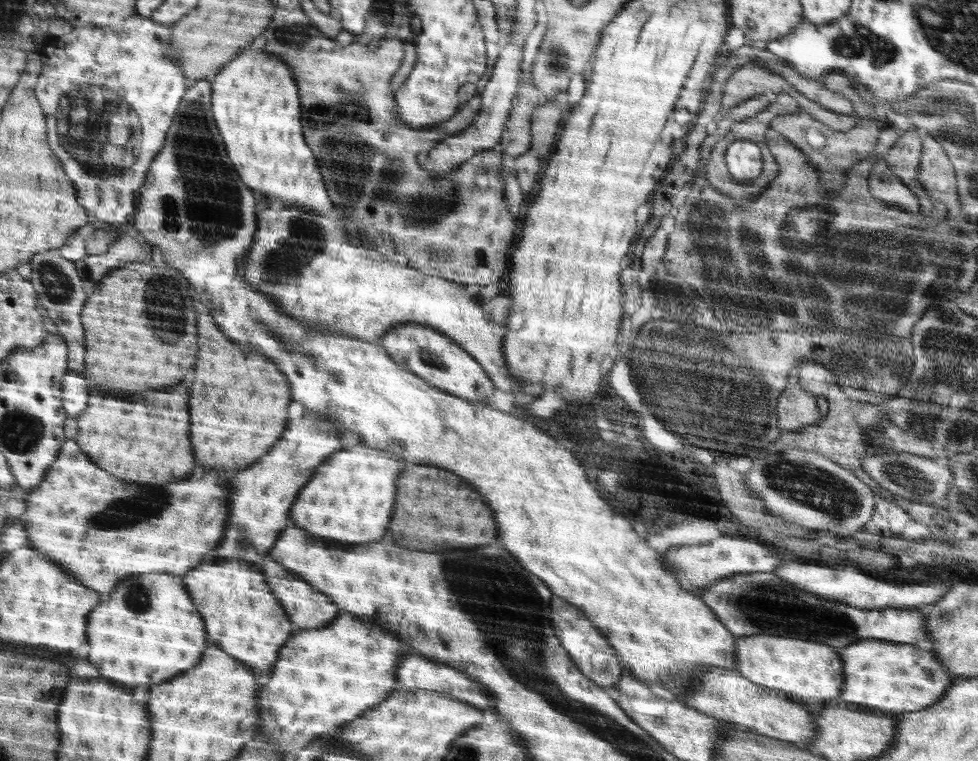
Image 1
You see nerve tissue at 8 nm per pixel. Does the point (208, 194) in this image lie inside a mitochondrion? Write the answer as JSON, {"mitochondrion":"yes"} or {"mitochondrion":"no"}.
{"mitochondrion":"yes"}

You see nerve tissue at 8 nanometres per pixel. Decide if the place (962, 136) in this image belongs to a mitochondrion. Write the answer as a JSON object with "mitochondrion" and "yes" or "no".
{"mitochondrion":"yes"}

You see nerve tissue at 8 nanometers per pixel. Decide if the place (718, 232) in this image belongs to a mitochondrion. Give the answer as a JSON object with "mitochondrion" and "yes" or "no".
{"mitochondrion":"yes"}

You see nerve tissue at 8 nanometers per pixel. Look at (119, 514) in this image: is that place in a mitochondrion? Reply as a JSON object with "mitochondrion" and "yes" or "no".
{"mitochondrion":"yes"}

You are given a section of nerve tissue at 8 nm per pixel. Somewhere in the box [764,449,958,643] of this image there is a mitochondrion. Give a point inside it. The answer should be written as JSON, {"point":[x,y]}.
{"point":[898,471]}

